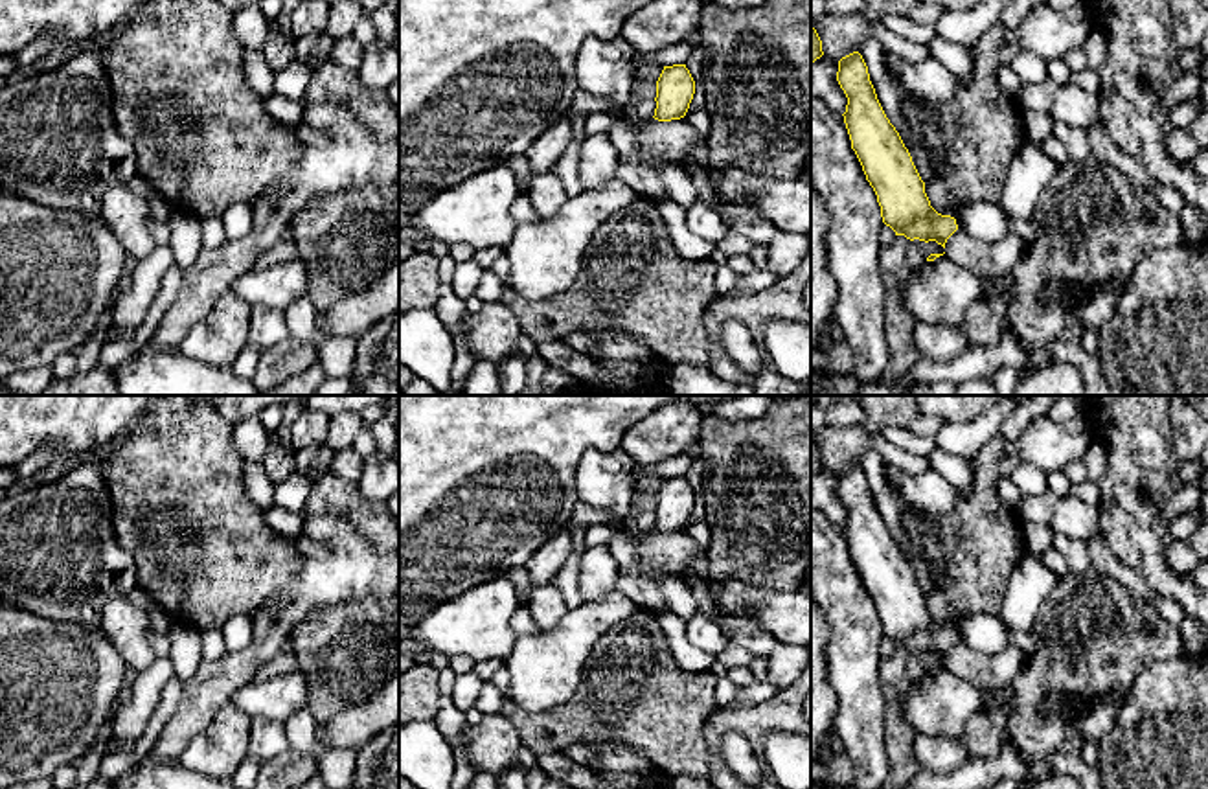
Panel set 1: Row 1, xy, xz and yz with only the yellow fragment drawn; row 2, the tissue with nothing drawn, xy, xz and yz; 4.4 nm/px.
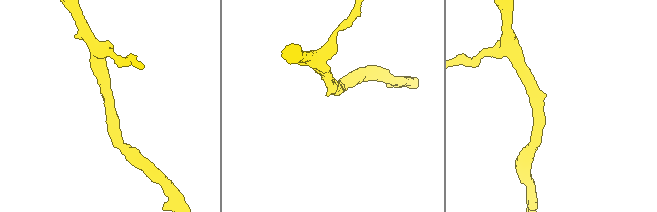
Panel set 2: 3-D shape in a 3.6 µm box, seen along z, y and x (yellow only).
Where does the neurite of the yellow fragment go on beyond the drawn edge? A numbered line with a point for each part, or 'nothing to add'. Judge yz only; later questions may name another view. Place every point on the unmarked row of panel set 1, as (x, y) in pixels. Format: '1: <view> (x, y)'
1: yz (988, 633)

